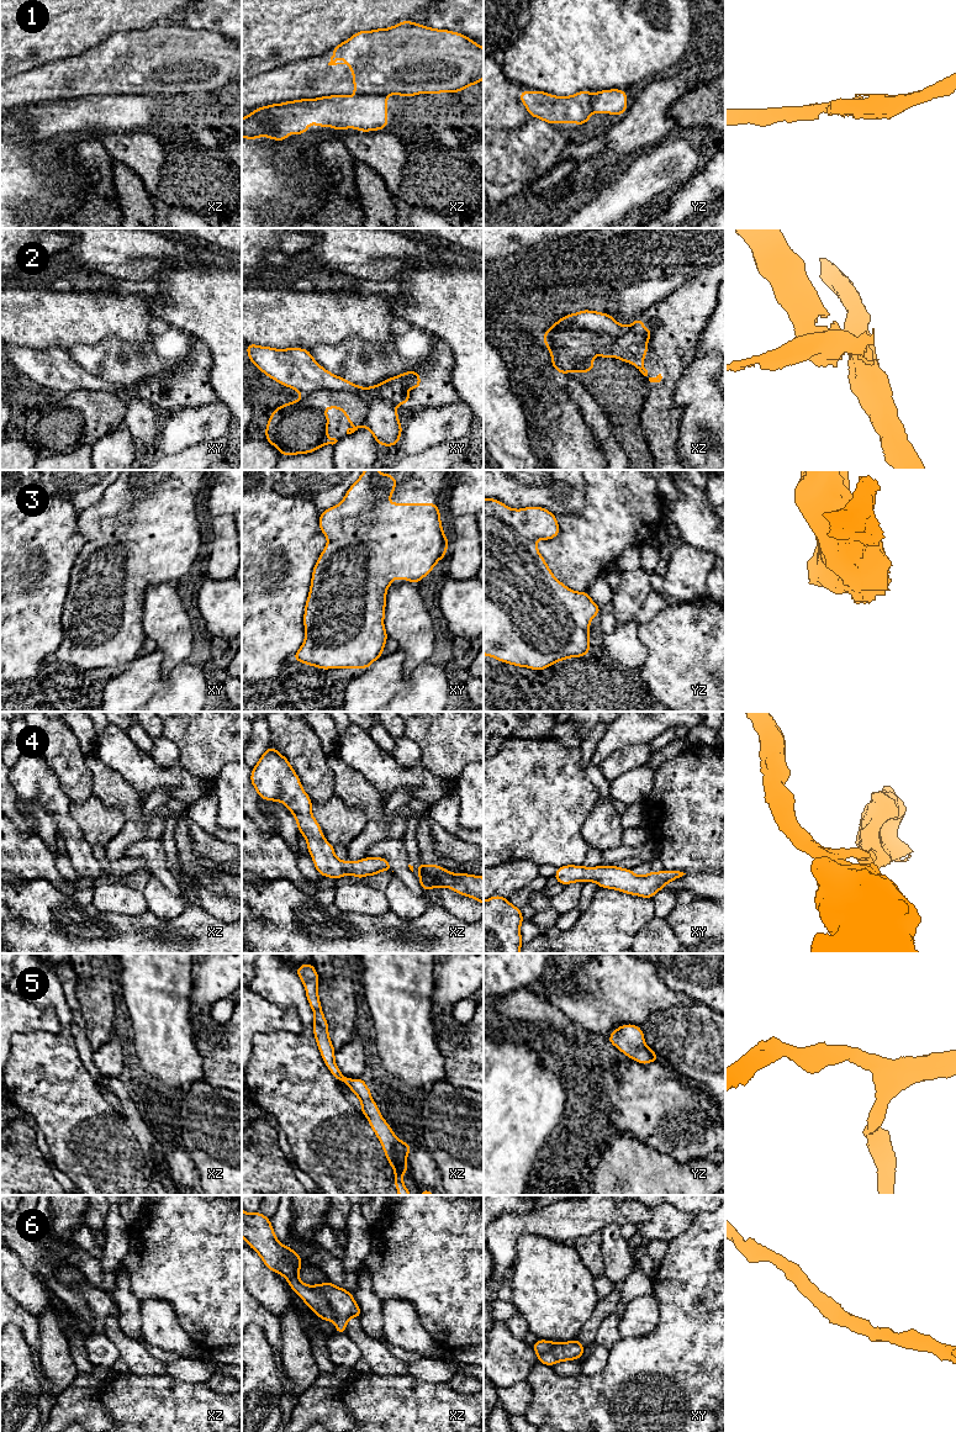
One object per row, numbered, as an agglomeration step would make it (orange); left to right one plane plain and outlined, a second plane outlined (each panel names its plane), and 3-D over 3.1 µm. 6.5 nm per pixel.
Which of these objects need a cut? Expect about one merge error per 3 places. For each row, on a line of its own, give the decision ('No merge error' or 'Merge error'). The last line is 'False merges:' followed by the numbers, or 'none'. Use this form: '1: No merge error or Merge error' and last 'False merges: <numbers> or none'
1: Merge error
2: Merge error
3: No merge error
4: No merge error
5: No merge error
6: No merge error
False merges: 1, 2

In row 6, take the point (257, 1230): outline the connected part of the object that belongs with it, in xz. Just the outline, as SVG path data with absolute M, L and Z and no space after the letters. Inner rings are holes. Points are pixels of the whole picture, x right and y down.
M242 1208L242 1237L259 1254L266 1268L280 1273L319 1319L336 1323L336 1333L345 1333L352 1317L360 1319L361 1310L350 1291L329 1280L316 1285L306 1285L300 1280L301 1257L278 1241L270 1219L260 1211L247 1214Z

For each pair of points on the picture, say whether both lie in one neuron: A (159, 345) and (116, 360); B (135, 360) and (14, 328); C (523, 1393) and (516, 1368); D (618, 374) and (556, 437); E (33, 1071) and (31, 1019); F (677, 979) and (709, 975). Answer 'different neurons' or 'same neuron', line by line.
A: same neuron
B: different neurons
C: different neurons
D: different neurons
E: different neurons
F: same neuron

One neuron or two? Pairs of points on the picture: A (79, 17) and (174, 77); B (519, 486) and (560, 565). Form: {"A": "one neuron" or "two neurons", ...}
{"A": "two neurons", "B": "two neurons"}

